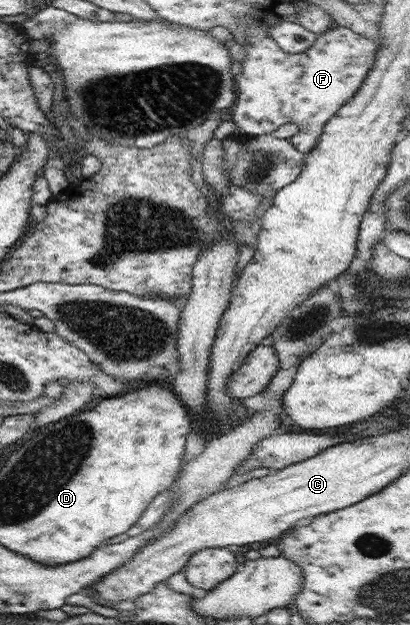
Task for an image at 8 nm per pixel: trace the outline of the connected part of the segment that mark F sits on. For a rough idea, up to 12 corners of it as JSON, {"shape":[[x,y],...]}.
{"shape":[[254,19],[228,111],[248,136],[295,123],[307,155],[380,43],[333,27],[286,53]]}

